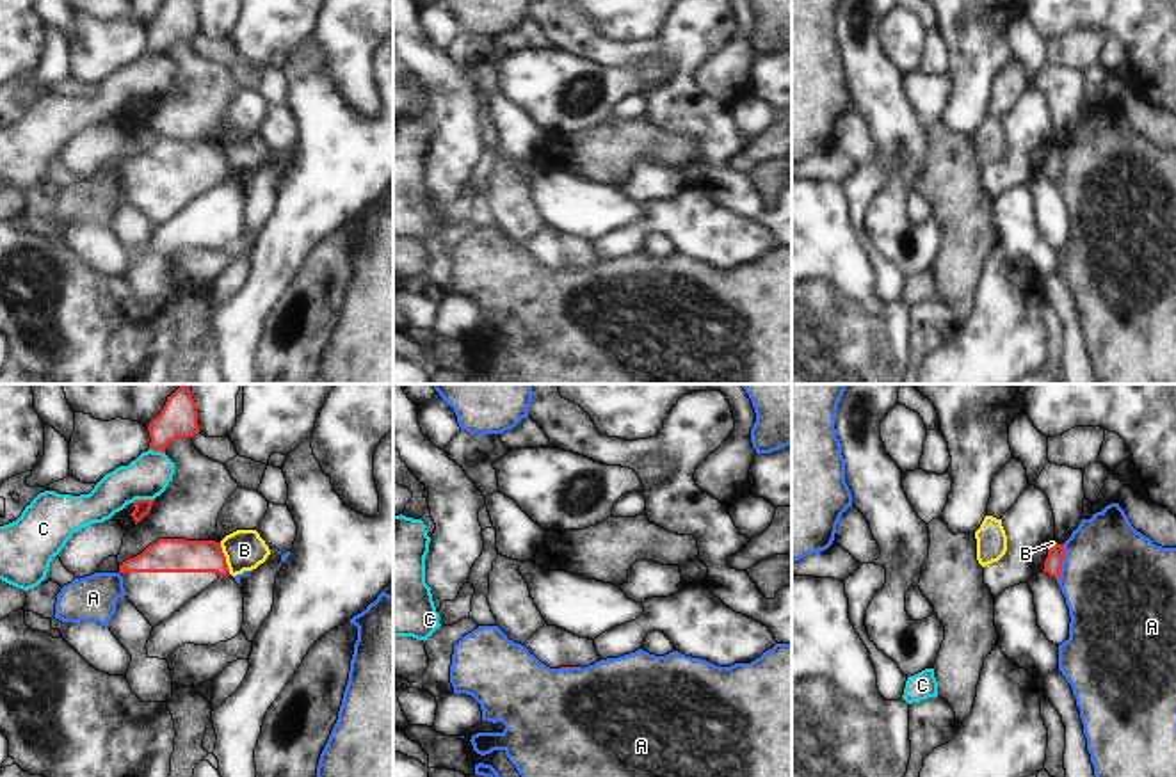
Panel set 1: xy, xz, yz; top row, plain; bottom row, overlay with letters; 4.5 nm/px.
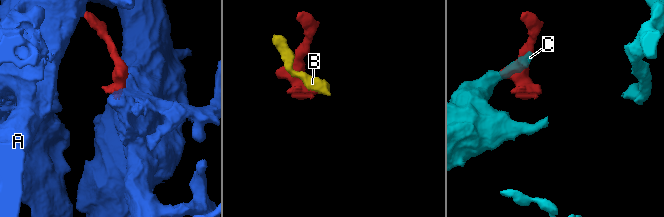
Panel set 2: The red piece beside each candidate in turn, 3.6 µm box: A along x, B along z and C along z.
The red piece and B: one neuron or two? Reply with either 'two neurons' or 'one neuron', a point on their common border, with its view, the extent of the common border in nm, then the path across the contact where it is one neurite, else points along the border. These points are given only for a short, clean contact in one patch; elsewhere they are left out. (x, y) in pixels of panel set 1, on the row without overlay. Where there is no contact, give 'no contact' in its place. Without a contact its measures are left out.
two neurons | xy (225, 160) | 150 nm | along xy (219, 144), (230, 175)

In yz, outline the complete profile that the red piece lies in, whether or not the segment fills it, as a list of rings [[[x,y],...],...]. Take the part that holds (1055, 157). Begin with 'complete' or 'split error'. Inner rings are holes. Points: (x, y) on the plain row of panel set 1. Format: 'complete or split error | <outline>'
complete | [[[1055,146],[1053,149],[1048,151],[1043,172],[1053,178],[1055,181],[1060,178],[1064,155],[1066,155],[1064,146]]]

